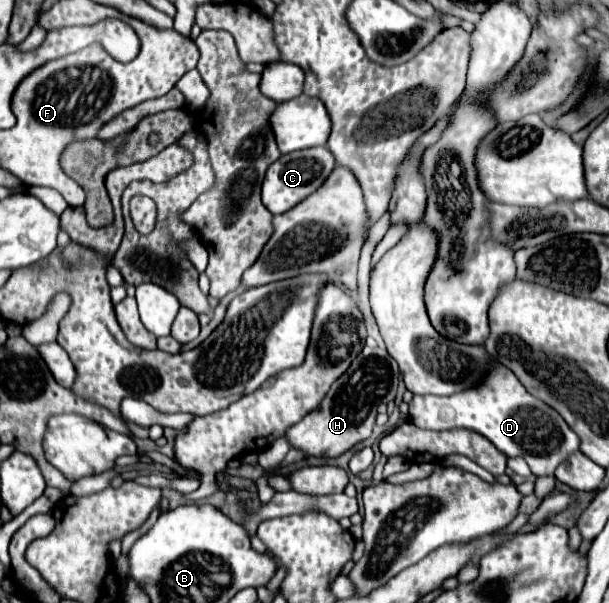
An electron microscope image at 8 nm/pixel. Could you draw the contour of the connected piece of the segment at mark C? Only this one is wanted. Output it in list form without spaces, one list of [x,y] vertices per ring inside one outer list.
[[[313,147],[313,149],[281,155],[273,165],[269,165],[269,169],[265,173],[263,191],[261,191],[263,205],[273,215],[289,211],[299,201],[303,201],[307,195],[317,191],[323,185],[323,181],[329,177],[329,173],[333,171],[333,167],[335,167],[335,159],[327,147]]]

